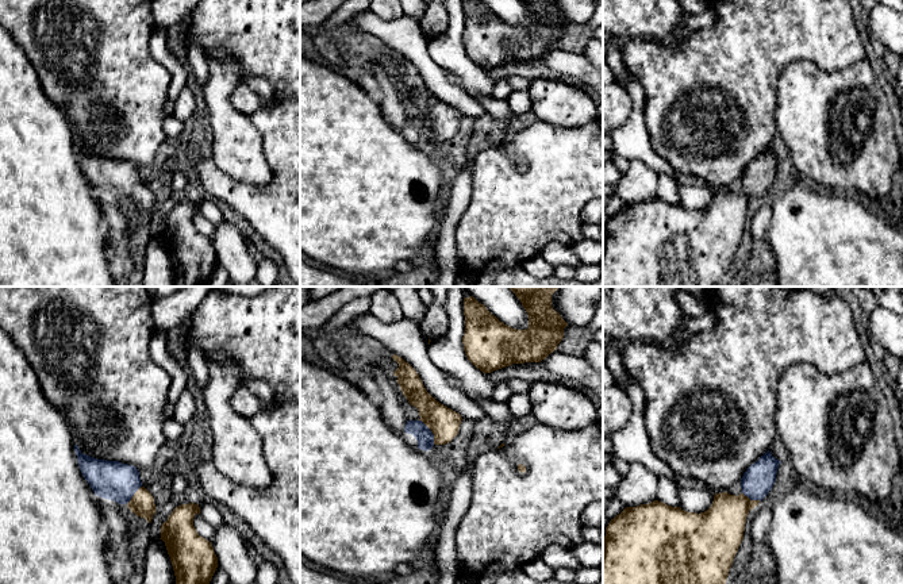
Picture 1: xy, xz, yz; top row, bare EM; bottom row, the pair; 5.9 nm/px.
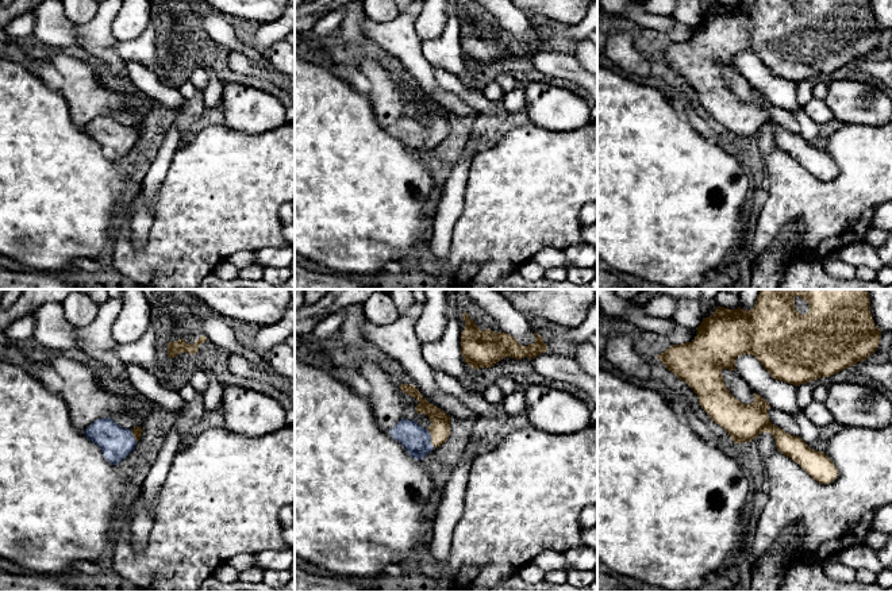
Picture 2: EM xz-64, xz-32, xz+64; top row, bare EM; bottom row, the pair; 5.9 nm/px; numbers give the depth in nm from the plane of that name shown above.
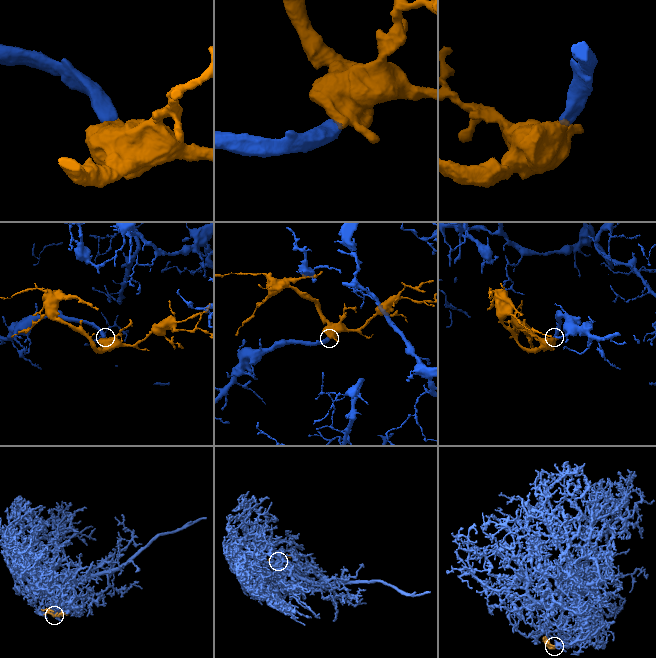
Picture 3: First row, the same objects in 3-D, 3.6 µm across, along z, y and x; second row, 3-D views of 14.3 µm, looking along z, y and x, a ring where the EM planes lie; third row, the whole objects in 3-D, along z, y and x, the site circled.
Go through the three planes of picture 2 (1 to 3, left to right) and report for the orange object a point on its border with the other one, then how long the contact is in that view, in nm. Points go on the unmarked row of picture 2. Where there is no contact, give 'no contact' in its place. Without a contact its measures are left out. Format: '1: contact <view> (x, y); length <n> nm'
1: contact xz-64 (133, 133); length 80 nm
2: contact xz-32 (430, 135); length 120 nm
3: no contact

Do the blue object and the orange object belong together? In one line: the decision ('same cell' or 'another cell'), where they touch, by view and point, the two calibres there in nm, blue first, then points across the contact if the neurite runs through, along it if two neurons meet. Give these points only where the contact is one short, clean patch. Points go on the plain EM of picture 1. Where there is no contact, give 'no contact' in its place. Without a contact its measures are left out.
same cell; meets blue in xz at (430, 129); 100 nm thick on the blue side, 180 nm on the other; runs through xz (418, 126), (430, 129), (444, 119)

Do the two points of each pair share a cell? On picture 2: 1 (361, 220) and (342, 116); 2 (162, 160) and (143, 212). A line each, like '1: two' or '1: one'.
1: one
2: one

